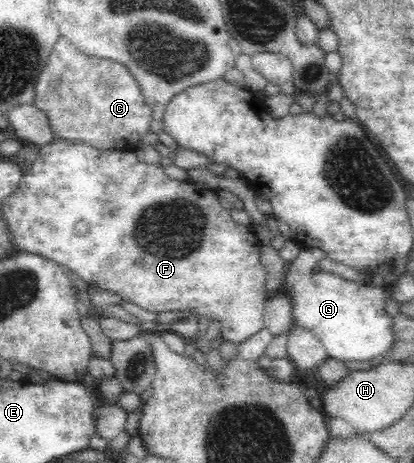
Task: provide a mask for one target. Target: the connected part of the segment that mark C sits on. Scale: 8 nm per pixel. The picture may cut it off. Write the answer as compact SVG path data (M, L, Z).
M59 34L50 53L47 65L37 79L35 105L45 110L53 126L63 138L81 140L90 146L101 148L135 149L137 139L148 132L150 109L142 96L140 85L131 72L120 63L109 59L87 56L73 47L73 43Z

